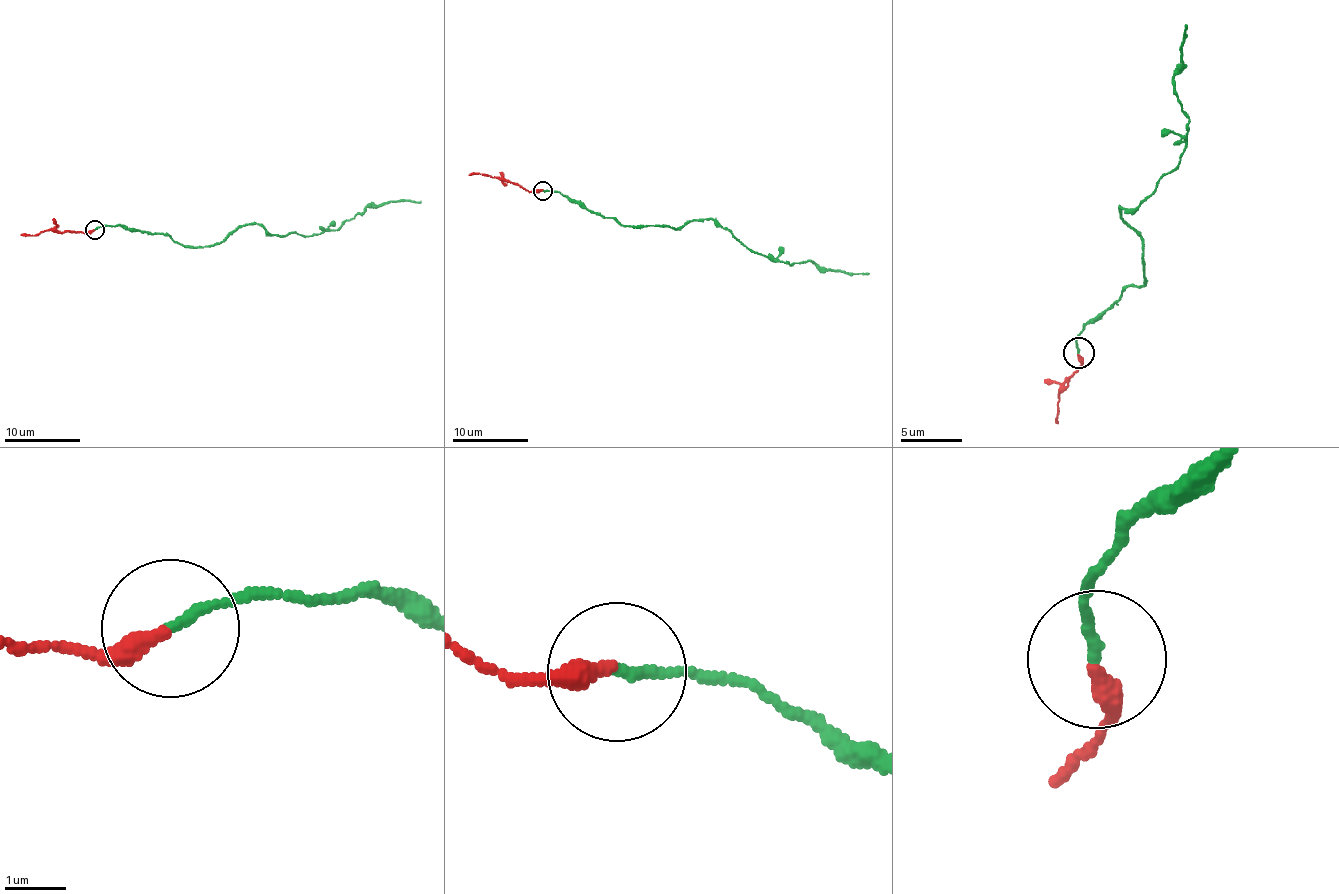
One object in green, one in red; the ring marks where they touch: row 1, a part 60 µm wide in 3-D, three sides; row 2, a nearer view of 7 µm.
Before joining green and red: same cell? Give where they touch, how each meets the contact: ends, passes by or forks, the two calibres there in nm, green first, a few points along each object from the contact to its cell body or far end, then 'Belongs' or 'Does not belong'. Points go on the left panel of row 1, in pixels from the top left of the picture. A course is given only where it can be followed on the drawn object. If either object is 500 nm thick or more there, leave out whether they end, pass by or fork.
Place: (94, 229). At the ring green ends. At the ring red ends. Thickness 160 nm (green) against 280 nm. Course of green: (94, 230), (122, 225), (214, 246), (243, 225), (310, 236), (336, 231), (367, 207), (420, 203). Course of red: (94, 230), (45, 230), (33, 236), (20, 235). Does not belong

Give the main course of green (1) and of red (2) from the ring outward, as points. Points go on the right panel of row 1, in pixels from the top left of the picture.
1: (1078, 354), (1085, 322), (1143, 286), (1120, 205), (1181, 162), (1186, 27)
2: (1078, 354), (1080, 369), (1060, 397), (1056, 416), (1059, 423)

